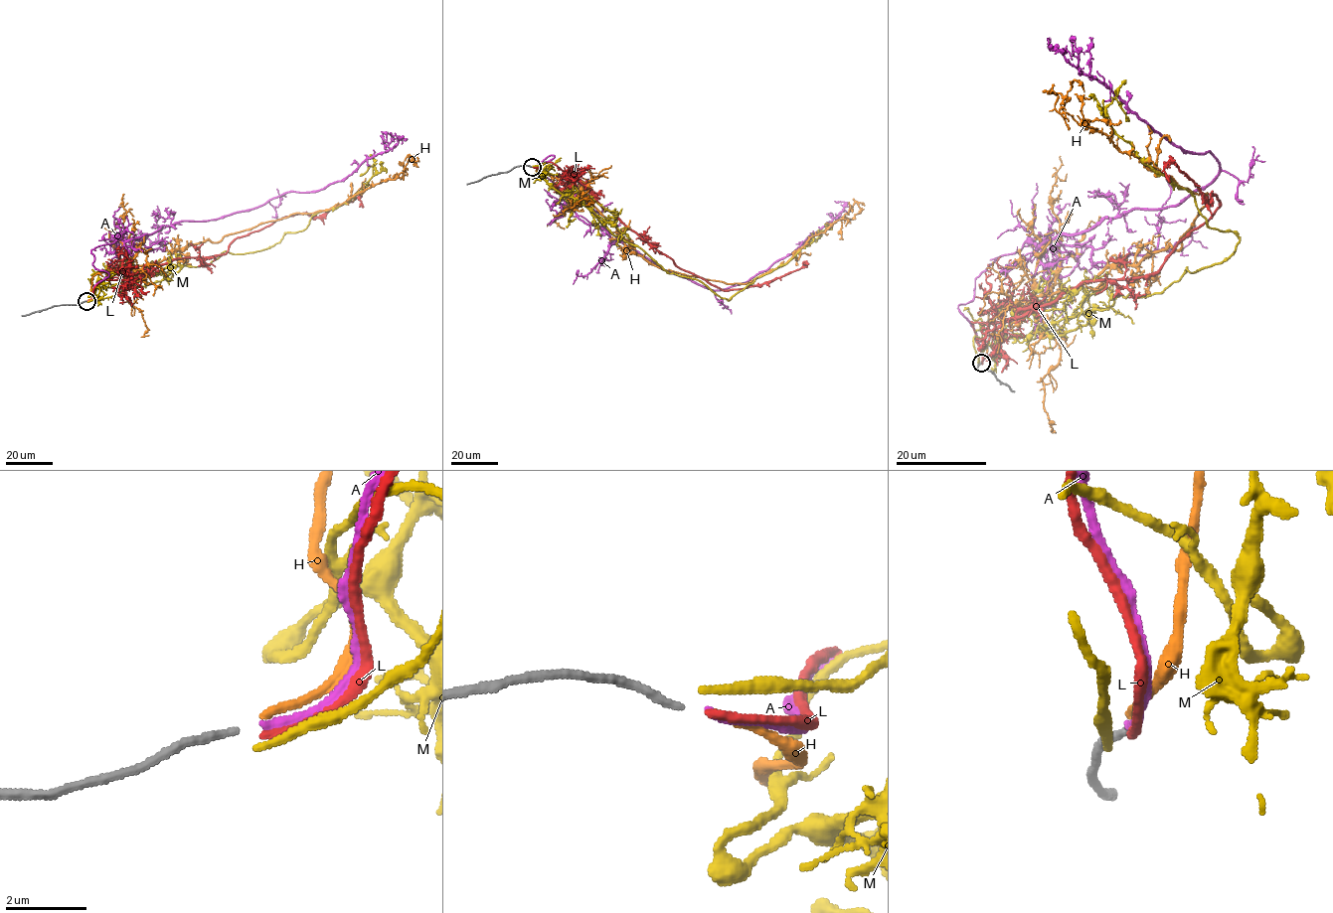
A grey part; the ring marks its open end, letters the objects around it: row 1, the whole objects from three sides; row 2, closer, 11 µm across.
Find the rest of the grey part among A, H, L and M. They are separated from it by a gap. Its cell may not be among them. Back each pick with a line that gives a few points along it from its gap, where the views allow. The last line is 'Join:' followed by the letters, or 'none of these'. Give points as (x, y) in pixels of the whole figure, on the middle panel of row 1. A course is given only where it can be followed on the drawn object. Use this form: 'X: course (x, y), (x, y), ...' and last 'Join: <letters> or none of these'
A: course (533, 167), (554, 156), (537, 171), (625, 244), (713, 290), (791, 254), (839, 215), (834, 201)
Join: A

